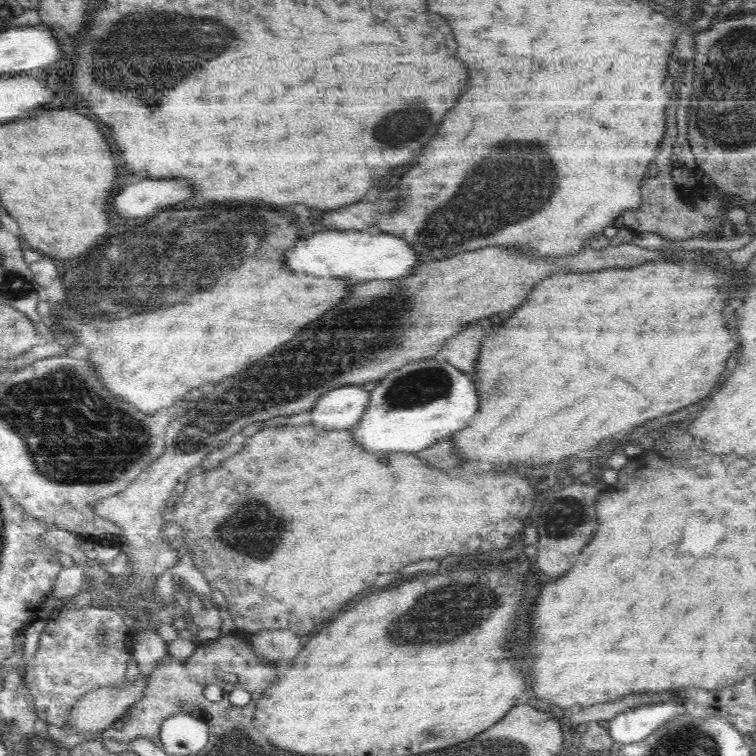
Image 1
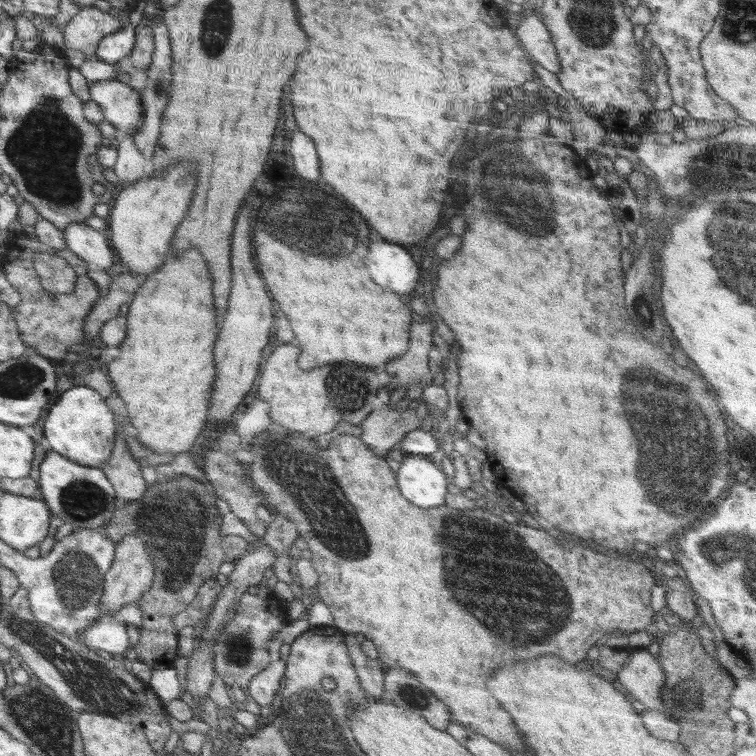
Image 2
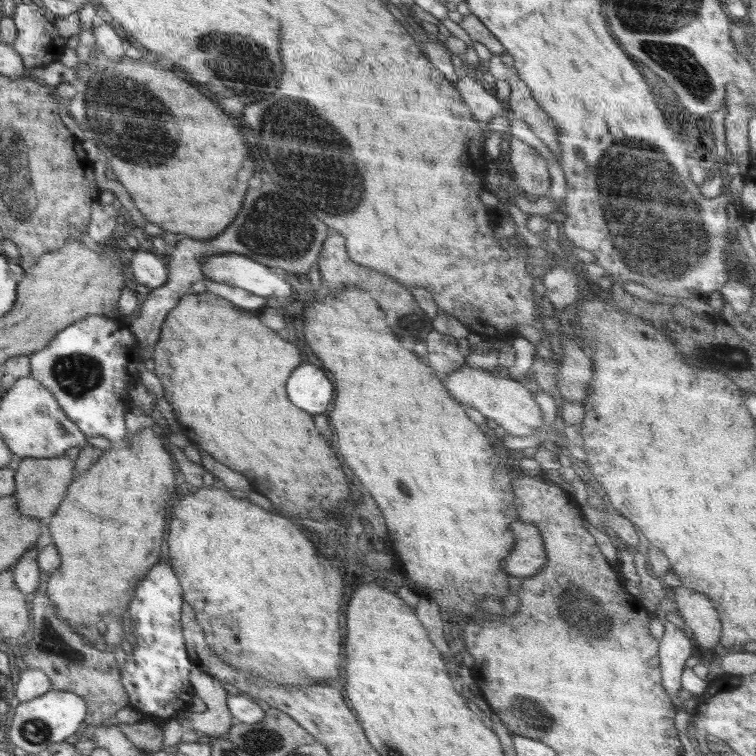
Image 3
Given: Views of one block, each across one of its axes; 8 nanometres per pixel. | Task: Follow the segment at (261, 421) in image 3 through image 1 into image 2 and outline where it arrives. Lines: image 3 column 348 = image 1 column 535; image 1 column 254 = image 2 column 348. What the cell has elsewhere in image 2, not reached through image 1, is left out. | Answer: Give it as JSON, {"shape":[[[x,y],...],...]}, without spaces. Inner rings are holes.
{"shape":[[[272,424],[268,430],[258,432],[247,447],[264,450],[262,460],[268,462],[268,466],[274,466],[274,468],[264,468],[266,474],[270,476],[270,480],[274,480],[274,484],[278,486],[276,488],[278,492],[272,494],[274,502],[264,503],[273,515],[281,513],[285,516],[292,516],[290,512],[296,512],[296,516],[322,516],[322,518],[288,518],[288,520],[291,520],[296,526],[299,532],[298,536],[308,544],[312,566],[318,573],[319,583],[316,586],[316,592],[318,592],[319,600],[330,609],[334,626],[345,633],[364,634],[364,638],[372,640],[376,644],[376,648],[379,650],[377,659],[379,662],[388,664],[390,668],[410,670],[412,674],[416,672],[420,683],[428,686],[434,692],[435,698],[448,704],[450,710],[454,710],[452,718],[456,722],[462,722],[466,726],[474,726],[468,732],[484,735],[507,751],[524,751],[520,732],[514,726],[512,718],[506,714],[506,720],[478,720],[478,710],[474,706],[464,706],[464,688],[470,690],[470,686],[474,684],[474,690],[478,690],[478,694],[480,694],[480,690],[486,690],[484,680],[490,678],[492,670],[496,670],[494,666],[506,664],[510,660],[524,660],[524,658],[534,658],[540,654],[556,654],[556,656],[568,660],[568,664],[576,664],[578,660],[582,660],[586,656],[586,652],[596,642],[600,644],[609,635],[614,633],[629,635],[640,630],[655,630],[656,615],[650,605],[650,598],[652,598],[650,594],[652,594],[651,590],[657,580],[653,577],[653,573],[648,568],[644,568],[642,564],[636,564],[630,560],[612,560],[612,557],[602,556],[598,552],[588,552],[588,548],[584,548],[580,544],[568,542],[568,548],[566,548],[566,542],[550,536],[544,530],[504,522],[504,519],[492,508],[459,509],[446,504],[432,508],[414,506],[412,502],[408,502],[400,494],[397,477],[388,466],[387,459],[383,455],[377,455],[362,439],[354,435],[338,435],[331,440],[328,448],[322,450],[322,448],[318,448],[318,444],[314,444],[312,438],[306,438],[304,434],[298,434],[298,432],[290,432],[284,426]],[[476,604],[492,604],[492,606],[486,606],[486,610],[470,610],[470,608],[484,608],[484,606],[476,606]]]}

